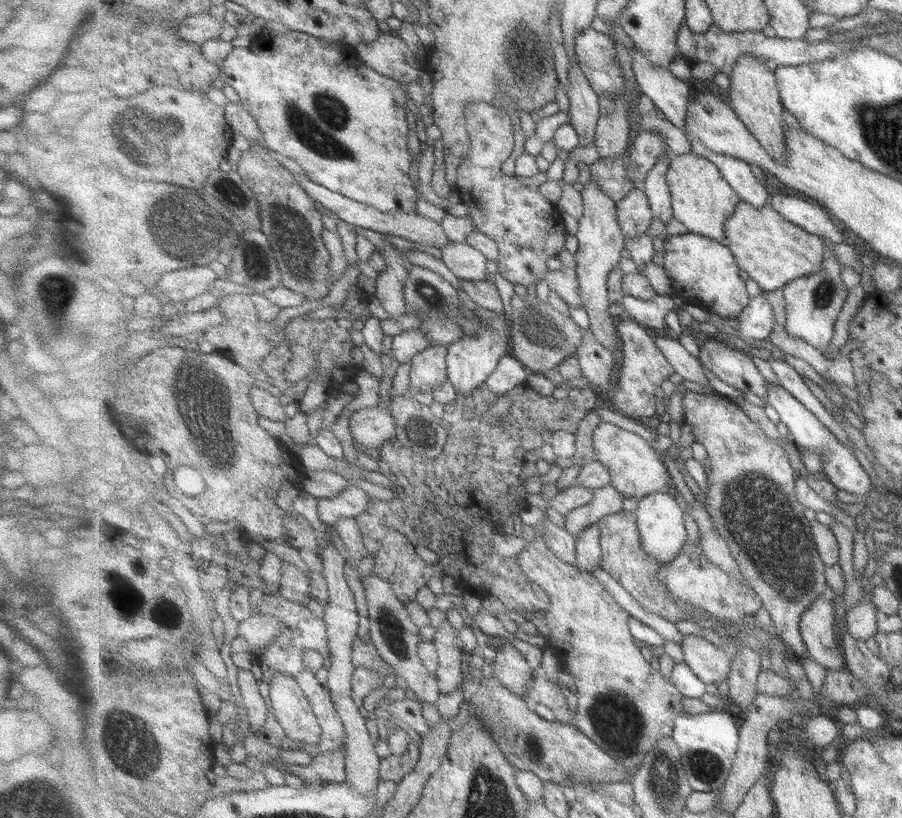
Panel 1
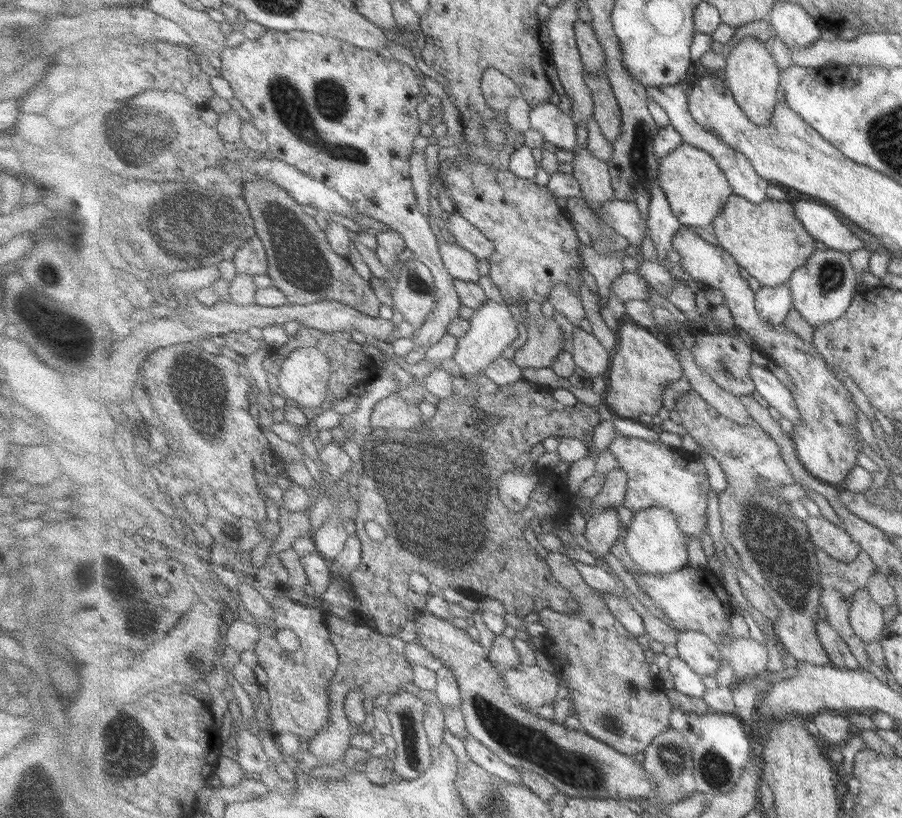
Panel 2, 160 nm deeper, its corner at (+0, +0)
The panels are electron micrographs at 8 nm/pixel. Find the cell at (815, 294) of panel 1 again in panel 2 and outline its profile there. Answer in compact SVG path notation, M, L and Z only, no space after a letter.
M827 248L816 250L804 266L791 275L787 285L793 296L794 310L797 310L814 330L817 330L821 324L829 324L845 315L858 294L855 289L857 290L857 286L861 283L868 288L882 286L880 275L873 270L855 272L849 260L849 253Z

